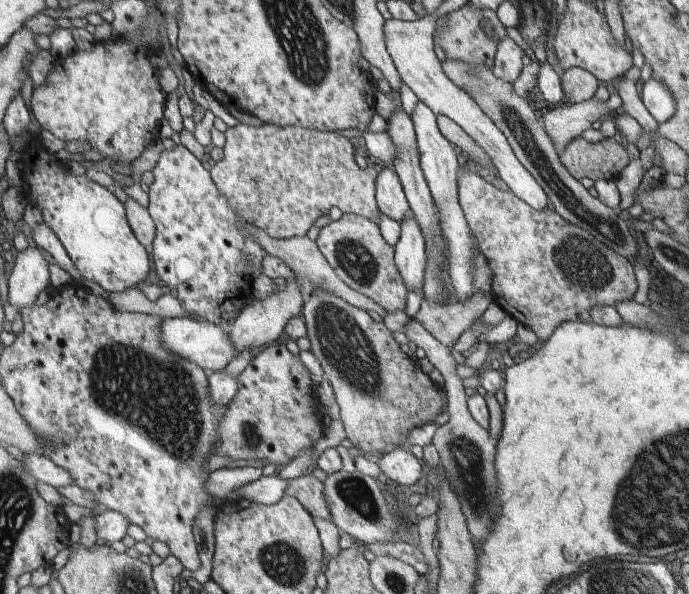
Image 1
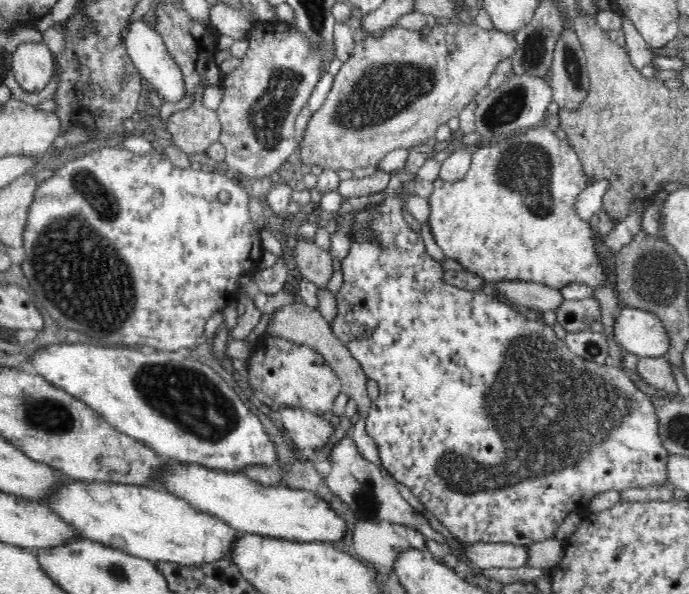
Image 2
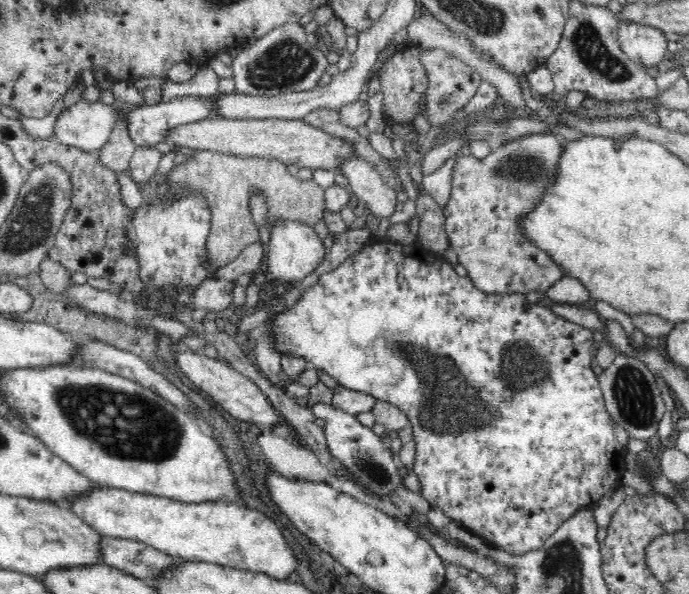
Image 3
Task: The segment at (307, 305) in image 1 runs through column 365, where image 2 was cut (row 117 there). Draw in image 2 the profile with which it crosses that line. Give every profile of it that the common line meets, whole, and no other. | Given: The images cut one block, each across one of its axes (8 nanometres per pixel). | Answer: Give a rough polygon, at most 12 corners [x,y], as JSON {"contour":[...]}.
{"contour":[[395,24],[355,43],[300,140],[352,171],[435,136],[514,32]]}

